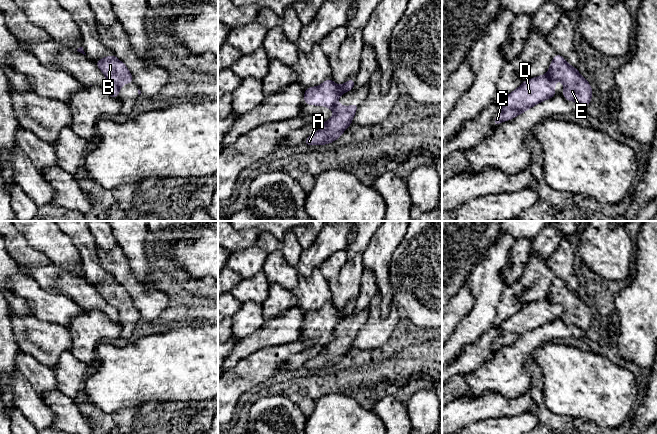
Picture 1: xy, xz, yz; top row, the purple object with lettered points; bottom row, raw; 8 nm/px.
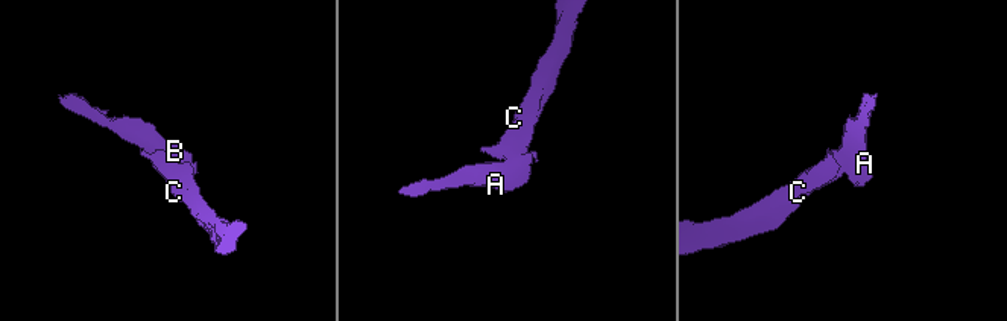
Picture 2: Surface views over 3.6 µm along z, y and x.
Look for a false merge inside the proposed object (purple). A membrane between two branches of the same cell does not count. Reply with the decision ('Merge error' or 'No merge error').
Merge error

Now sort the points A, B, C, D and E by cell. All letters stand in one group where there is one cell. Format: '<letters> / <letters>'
A B E / C D

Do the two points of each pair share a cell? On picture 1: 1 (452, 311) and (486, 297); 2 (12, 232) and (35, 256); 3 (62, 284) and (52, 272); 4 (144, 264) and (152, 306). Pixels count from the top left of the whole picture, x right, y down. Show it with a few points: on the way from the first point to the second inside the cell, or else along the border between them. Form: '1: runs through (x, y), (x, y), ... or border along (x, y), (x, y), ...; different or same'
1: border along (467, 280), (474, 297), (474, 305), (460, 321); different
2: runs through (15, 239), (28, 252); same
3: runs through (59, 281), (53, 275); same
4: border along (133, 272), (147, 289), (155, 289); different

